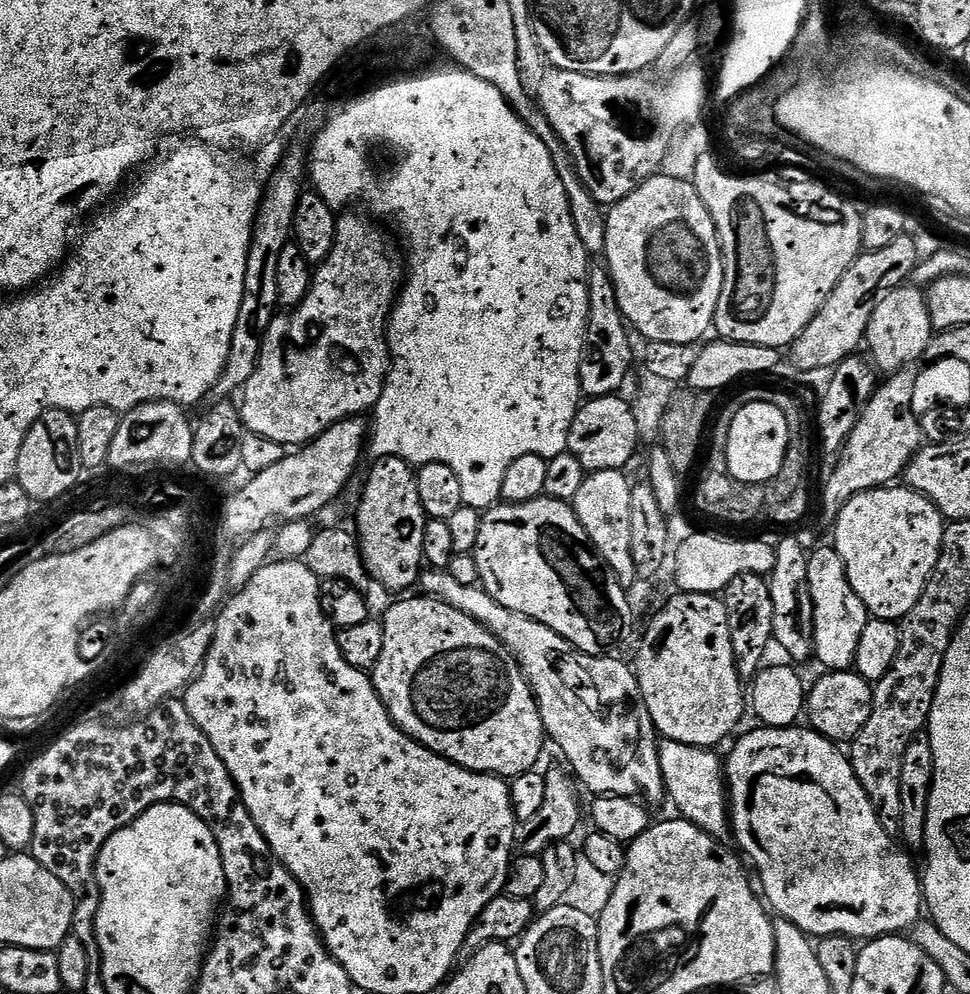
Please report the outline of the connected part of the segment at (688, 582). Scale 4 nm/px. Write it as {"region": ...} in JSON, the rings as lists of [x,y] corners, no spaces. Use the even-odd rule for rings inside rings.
{"region":[[[692,534],[686,537],[672,558],[676,570],[676,588],[680,592],[717,595],[742,573],[771,575],[776,564],[776,548],[764,540],[726,540],[712,534]]]}

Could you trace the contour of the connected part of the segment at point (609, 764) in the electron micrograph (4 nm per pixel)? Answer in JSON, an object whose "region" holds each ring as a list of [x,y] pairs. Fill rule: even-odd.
{"region":[[[448,570],[425,571],[418,584],[427,595],[470,614],[512,651],[536,695],[547,739],[560,747],[581,785],[602,796],[641,796],[649,805],[665,799],[658,733],[629,665],[627,668],[622,661],[611,660],[608,654],[588,656],[580,652],[534,618],[494,602],[483,587],[456,582]]]}

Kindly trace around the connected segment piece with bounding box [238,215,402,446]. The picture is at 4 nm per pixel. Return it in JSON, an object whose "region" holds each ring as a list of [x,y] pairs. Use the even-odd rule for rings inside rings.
{"region":[[[341,215],[336,222],[336,237],[334,238],[334,250],[330,250],[328,257],[318,265],[312,274],[312,285],[308,288],[306,298],[297,308],[291,309],[287,314],[278,314],[270,322],[270,326],[264,335],[262,350],[258,358],[258,366],[250,378],[250,382],[242,389],[244,401],[239,401],[238,409],[243,420],[243,427],[249,433],[261,436],[272,444],[292,444],[288,446],[303,446],[310,440],[317,440],[330,426],[334,426],[339,420],[359,417],[364,411],[375,409],[378,398],[384,392],[384,383],[388,381],[390,371],[390,357],[388,355],[388,318],[392,314],[394,305],[398,300],[398,293],[402,287],[402,268],[396,265],[396,256],[388,252],[388,244],[384,236],[371,224],[371,219],[363,220],[360,216]]]}

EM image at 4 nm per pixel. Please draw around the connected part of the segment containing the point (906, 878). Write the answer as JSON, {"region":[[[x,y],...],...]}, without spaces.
{"region":[[[756,726],[753,732],[748,732],[732,748],[732,753],[726,756],[726,779],[728,781],[728,803],[730,805],[730,832],[740,843],[739,851],[750,861],[751,867],[760,871],[760,880],[764,883],[762,896],[770,905],[771,911],[777,917],[794,922],[810,938],[823,938],[825,936],[847,936],[856,942],[876,940],[880,936],[895,936],[915,929],[921,923],[922,913],[926,908],[922,876],[912,869],[912,860],[909,853],[898,843],[897,837],[891,836],[882,826],[866,790],[862,790],[862,782],[852,769],[851,759],[846,755],[839,743],[827,740],[821,732],[811,727],[793,726],[789,728],[770,728]]]}

